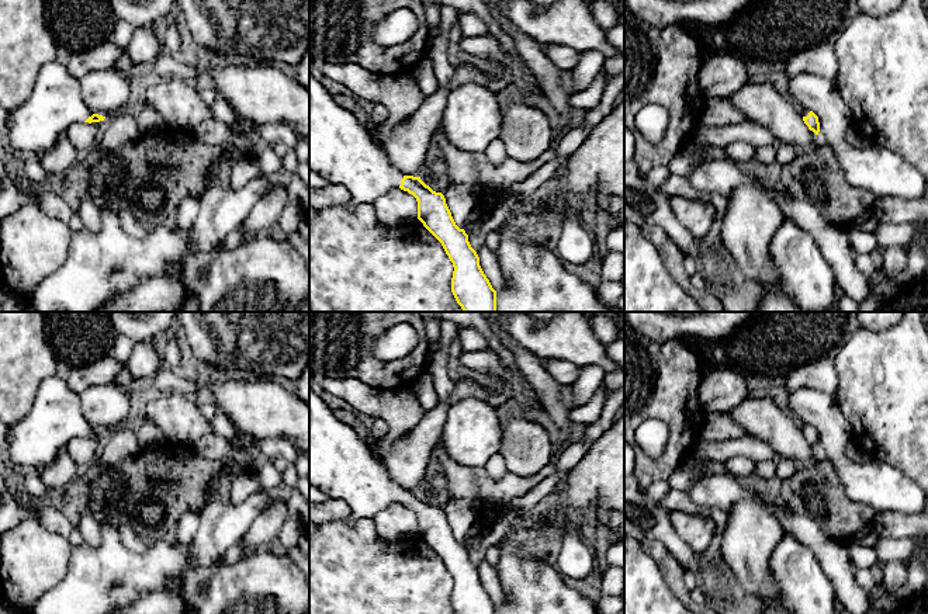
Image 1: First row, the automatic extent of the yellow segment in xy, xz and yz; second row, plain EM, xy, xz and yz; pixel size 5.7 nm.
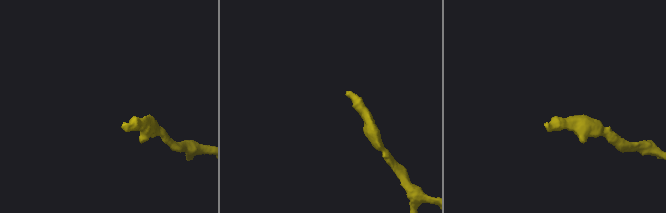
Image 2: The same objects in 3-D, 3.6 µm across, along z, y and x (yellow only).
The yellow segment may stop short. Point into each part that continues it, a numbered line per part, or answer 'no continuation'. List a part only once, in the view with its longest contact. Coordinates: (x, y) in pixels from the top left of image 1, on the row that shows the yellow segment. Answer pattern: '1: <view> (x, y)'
1: xz (343, 151)

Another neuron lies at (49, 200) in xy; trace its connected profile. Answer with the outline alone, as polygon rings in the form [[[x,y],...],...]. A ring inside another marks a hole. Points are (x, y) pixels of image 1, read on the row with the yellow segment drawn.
[[[52,184],[44,185],[38,195],[39,208],[51,218],[69,223],[76,212],[60,197],[58,188]]]

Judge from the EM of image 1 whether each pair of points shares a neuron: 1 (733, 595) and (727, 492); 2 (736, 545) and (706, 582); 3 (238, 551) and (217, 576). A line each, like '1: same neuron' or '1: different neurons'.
1: different neurons
2: different neurons
3: different neurons

